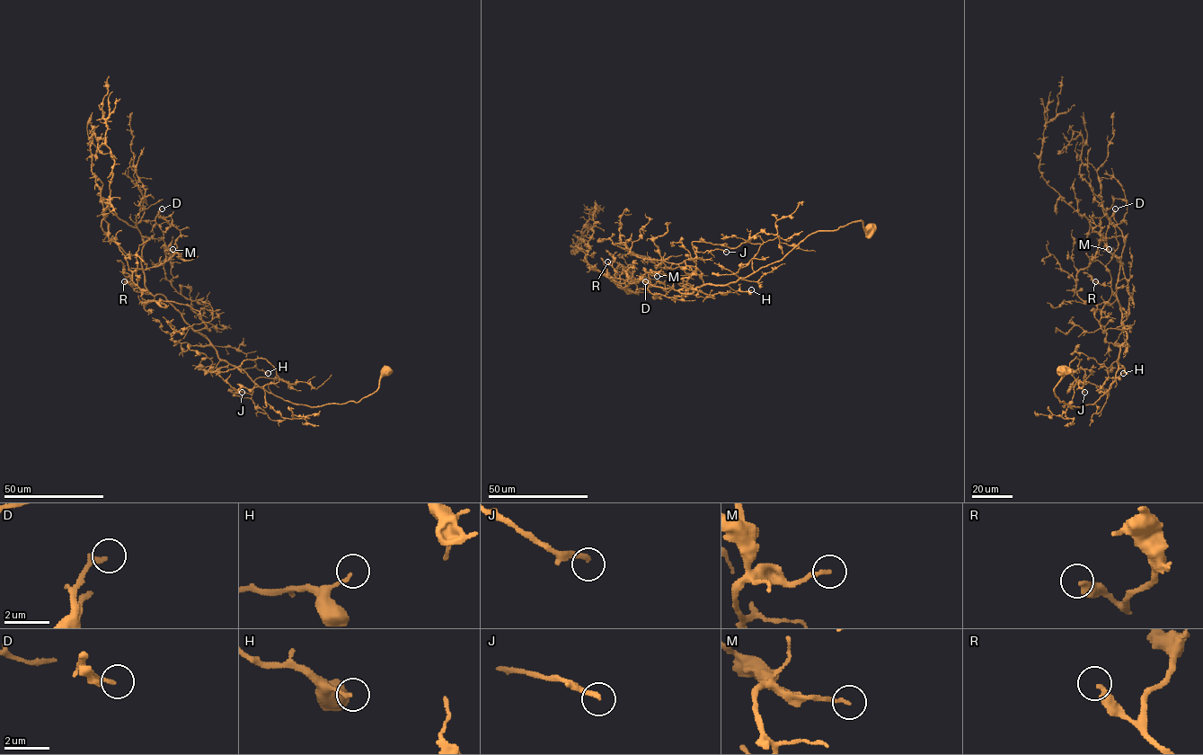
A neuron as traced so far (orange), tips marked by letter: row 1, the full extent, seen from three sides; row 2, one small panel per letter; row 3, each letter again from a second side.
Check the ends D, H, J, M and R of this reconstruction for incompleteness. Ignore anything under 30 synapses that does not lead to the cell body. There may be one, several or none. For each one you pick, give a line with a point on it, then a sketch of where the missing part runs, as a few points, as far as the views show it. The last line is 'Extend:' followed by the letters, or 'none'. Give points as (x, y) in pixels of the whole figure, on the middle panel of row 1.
J: (726, 252) | (726, 252), (738, 241)
Extend: J

